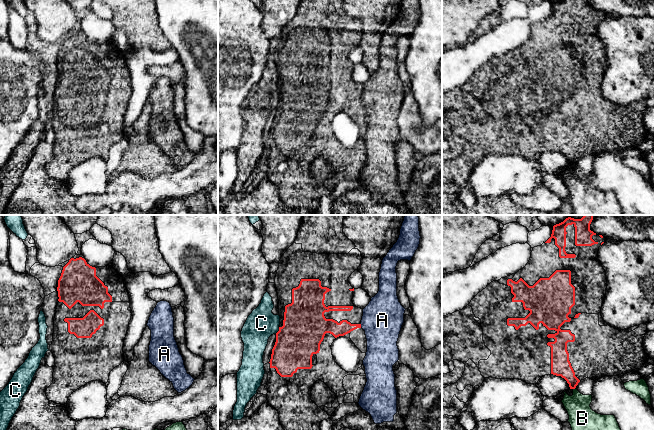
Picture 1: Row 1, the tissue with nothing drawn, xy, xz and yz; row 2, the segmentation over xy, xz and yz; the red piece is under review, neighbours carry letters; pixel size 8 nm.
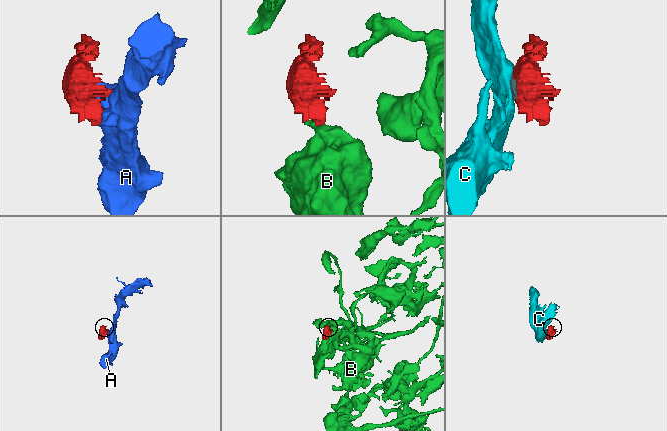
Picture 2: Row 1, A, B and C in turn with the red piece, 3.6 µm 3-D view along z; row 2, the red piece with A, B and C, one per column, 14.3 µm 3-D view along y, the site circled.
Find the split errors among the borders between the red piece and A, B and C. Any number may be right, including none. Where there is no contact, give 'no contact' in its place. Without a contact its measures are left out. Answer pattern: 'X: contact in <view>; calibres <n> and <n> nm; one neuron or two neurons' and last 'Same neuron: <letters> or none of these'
A: contact in xz; calibres 120 and 320 nm; two neurons
B: contact in yz; calibres 160 and 200 nm; two neurons
C: contact in xz; calibres 360 and 240 nm; two neurons
Same neuron: none of these

